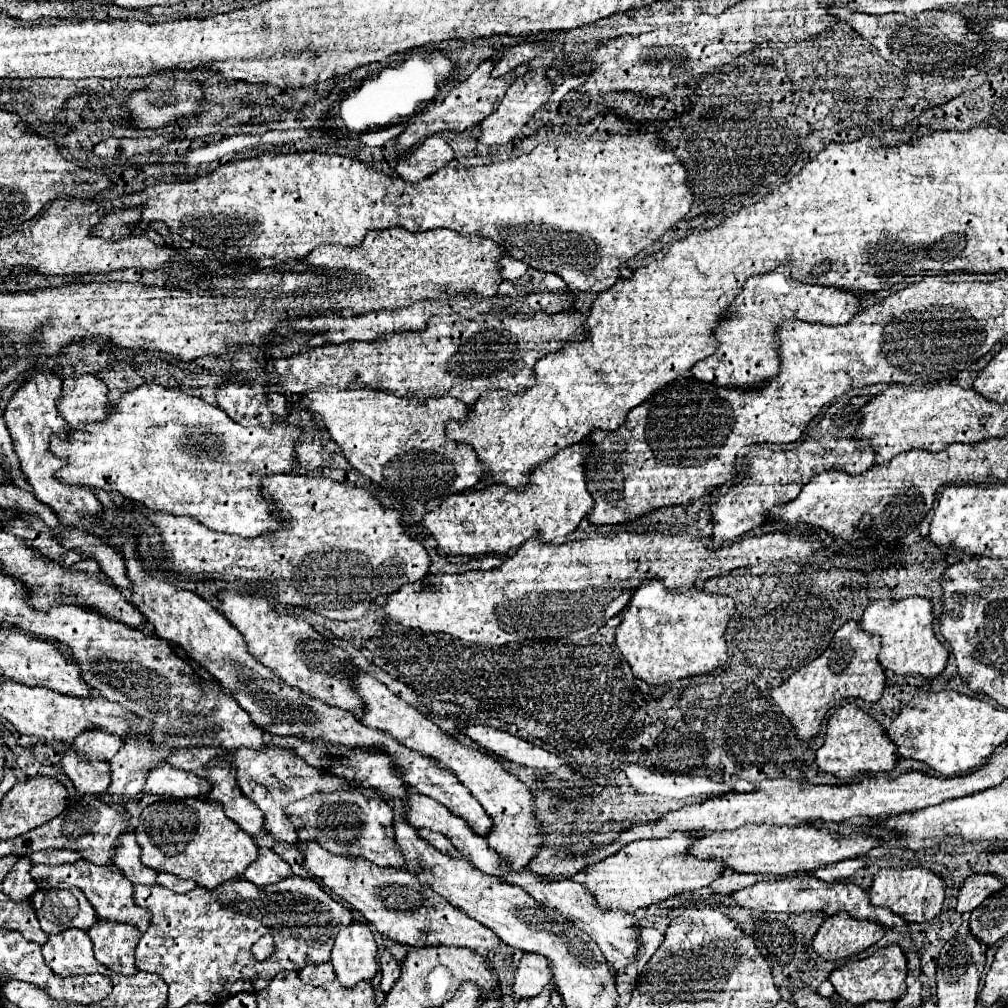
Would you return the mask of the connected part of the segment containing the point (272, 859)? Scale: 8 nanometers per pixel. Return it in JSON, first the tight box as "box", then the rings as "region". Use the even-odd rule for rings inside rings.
{"box":[244,847,292,887],"region":[[[260,847],[258,859],[244,871],[244,879],[248,879],[254,885],[260,885],[260,887],[278,883],[290,875],[292,875],[290,865],[278,853],[274,853],[272,849],[266,849],[266,847]]]}

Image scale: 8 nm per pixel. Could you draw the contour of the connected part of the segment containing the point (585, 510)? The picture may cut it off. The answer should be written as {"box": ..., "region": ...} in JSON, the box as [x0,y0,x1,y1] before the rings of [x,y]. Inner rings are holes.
{"box":[424,441,594,555],"region":[[[588,441],[562,449],[546,465],[532,471],[524,491],[506,485],[478,485],[472,493],[450,495],[442,507],[426,513],[424,527],[438,541],[438,547],[450,555],[506,555],[530,537],[538,537],[544,543],[566,537],[594,509],[584,475],[588,453]]]}

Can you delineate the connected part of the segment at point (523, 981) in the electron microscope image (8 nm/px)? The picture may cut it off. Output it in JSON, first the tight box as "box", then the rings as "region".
{"box":[514,953,552,999],"region":[[[524,953],[514,973],[514,995],[516,999],[536,997],[544,985],[552,979],[550,961],[538,953]]]}

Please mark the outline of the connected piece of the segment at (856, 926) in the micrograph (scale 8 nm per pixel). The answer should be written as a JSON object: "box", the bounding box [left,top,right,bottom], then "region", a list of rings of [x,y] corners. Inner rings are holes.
{"box":[814,913,884,961],"region":[[[846,913],[828,917],[814,937],[814,951],[824,961],[840,961],[876,945],[884,935],[882,925],[852,919]]]}

